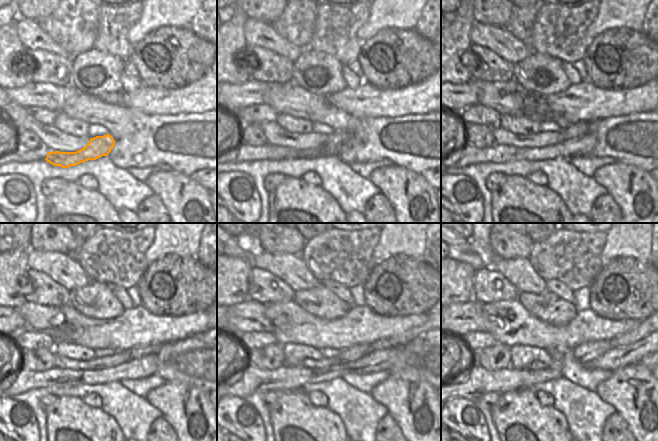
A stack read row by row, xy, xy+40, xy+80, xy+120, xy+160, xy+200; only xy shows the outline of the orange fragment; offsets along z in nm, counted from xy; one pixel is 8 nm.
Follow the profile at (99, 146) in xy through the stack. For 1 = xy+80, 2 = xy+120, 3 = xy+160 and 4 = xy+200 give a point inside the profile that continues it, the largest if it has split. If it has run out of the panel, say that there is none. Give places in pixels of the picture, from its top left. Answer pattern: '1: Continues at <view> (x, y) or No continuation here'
1: Continues at xy+80 (577, 130)
2: Continues at xy+120 (136, 352)
3: Continues at xy+160 (409, 336)
4: Continues at xy+200 (644, 328).

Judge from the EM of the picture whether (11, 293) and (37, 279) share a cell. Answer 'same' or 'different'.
different

